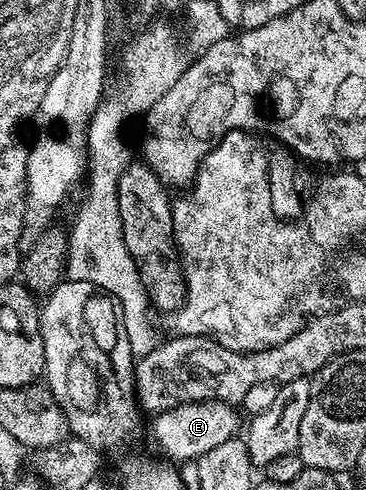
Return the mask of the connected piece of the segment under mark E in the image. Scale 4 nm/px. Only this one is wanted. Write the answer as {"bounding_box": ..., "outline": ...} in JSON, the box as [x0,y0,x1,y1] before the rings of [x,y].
{"bounding_box":[150,402,240,464],"outline":[[[186,402],[177,408],[169,408],[154,415],[150,419],[151,434],[155,437],[160,452],[164,454],[160,454],[164,459],[175,464],[193,462],[240,433],[238,413],[240,411],[227,402]]]}

